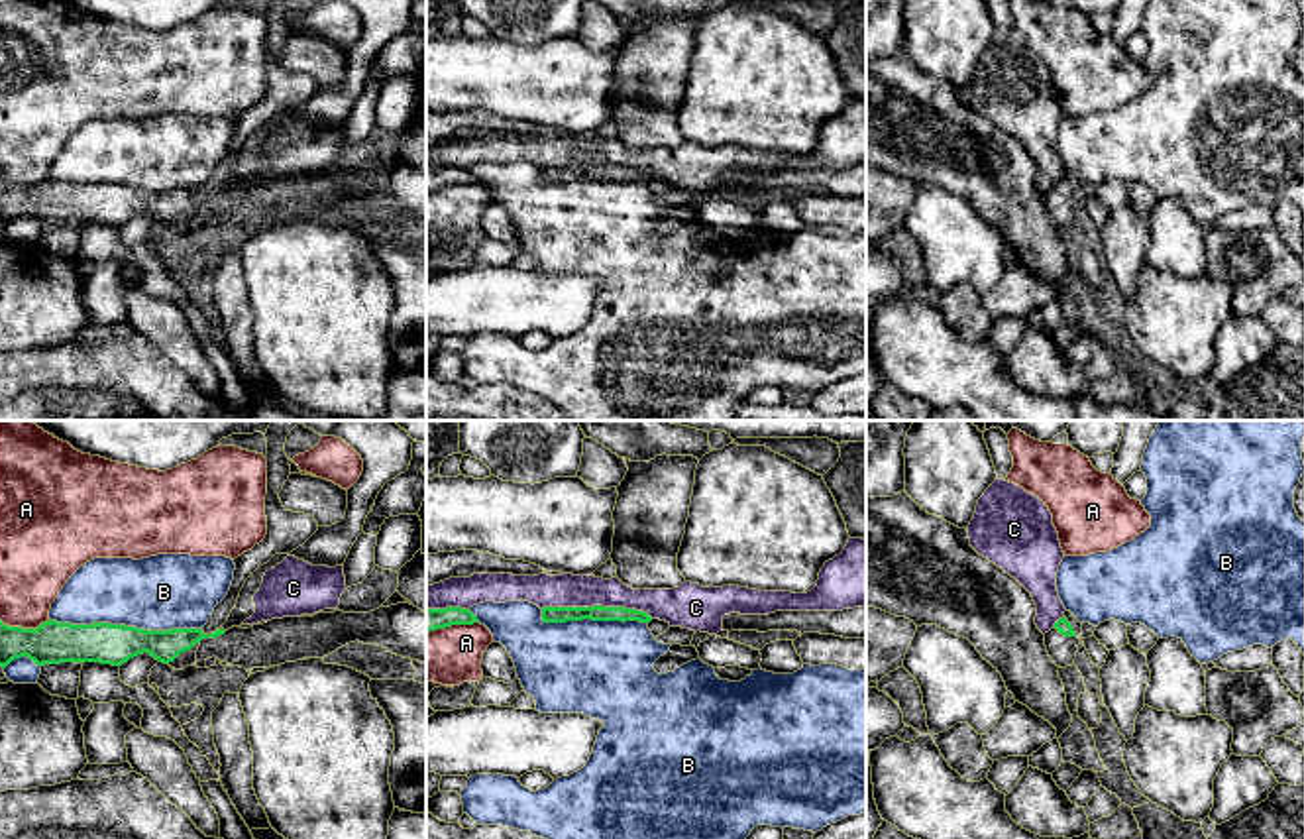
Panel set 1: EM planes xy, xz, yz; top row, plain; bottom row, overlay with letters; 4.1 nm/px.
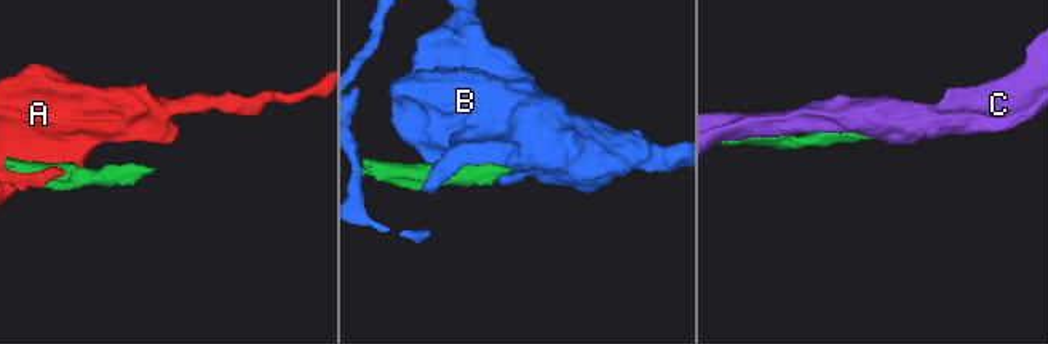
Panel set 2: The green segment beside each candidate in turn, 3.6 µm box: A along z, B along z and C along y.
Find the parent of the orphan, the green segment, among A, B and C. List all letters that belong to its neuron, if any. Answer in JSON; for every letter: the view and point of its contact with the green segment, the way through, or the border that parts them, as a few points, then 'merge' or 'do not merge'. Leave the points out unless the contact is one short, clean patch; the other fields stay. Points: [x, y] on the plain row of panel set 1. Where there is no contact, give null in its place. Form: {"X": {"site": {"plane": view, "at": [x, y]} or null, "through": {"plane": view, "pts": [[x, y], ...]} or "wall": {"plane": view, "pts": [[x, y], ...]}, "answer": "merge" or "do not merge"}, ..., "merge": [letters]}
{"A": {"site": {"plane": "xy", "at": [24, 189]}, "answer": "do not merge"}, "B": {"site": {"plane": "xy", "at": [124, 185]}, "answer": "do not merge"}, "C": {"site": {"plane": "xz", "at": [597, 166]}, "answer": "do not merge"}, "merge": []}

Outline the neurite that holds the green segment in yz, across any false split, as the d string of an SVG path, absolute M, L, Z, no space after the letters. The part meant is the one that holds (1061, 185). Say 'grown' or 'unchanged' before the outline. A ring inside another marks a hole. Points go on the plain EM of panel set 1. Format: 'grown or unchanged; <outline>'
grown; M1066 177L1059 179L1055 187L1045 193L1047 212L1060 228L1074 226L1078 204L1080 198L1076 196Z

